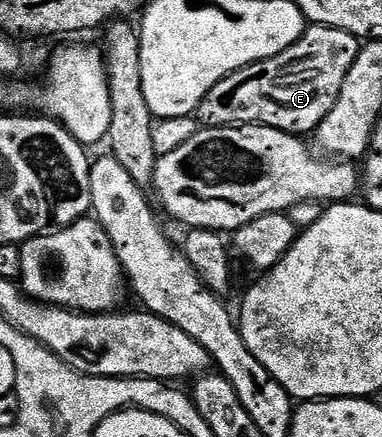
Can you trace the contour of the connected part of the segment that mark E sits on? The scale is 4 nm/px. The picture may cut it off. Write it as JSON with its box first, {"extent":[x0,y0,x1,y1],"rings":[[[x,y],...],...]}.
{"extent":[194,24,361,134],"rings":[[[321,24],[305,27],[302,38],[282,50],[282,54],[222,78],[222,82],[202,98],[194,115],[205,128],[264,124],[293,134],[315,133],[326,114],[330,114],[361,47],[361,41],[346,30]]]}

